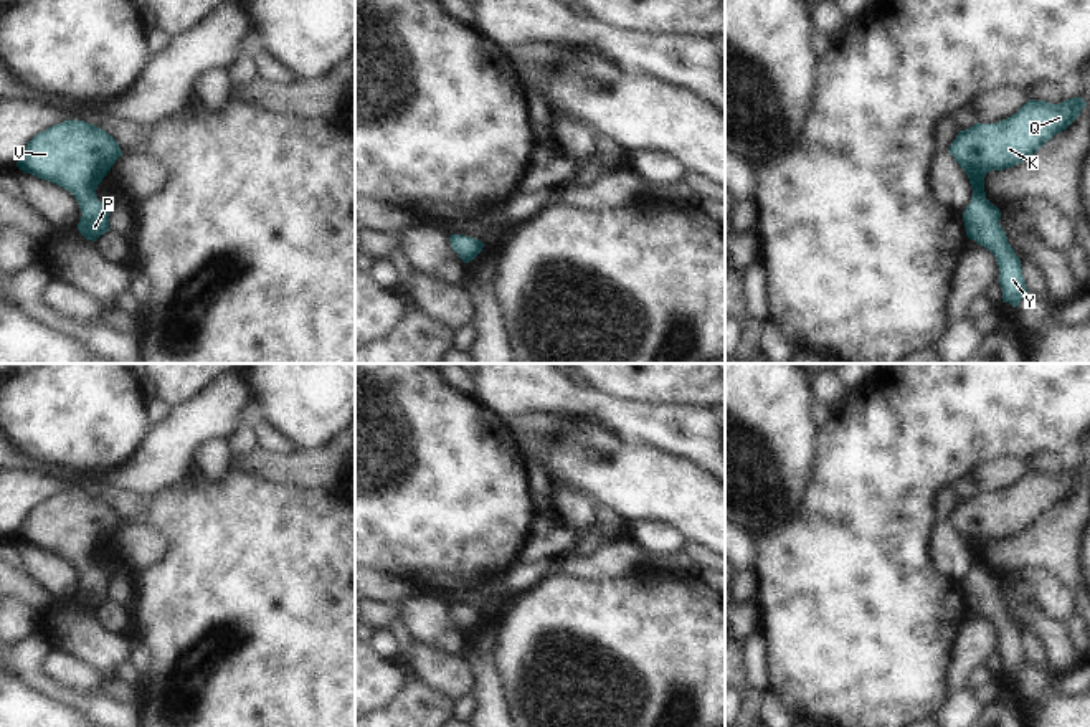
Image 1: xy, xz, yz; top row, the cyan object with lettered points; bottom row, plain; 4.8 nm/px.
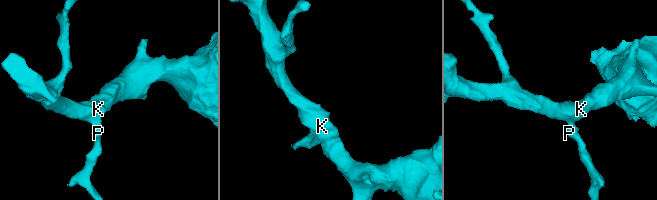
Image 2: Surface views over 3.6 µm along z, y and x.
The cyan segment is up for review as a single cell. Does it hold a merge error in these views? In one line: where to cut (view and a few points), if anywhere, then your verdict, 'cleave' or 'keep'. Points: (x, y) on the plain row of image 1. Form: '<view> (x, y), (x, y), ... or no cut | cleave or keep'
no cut | keep

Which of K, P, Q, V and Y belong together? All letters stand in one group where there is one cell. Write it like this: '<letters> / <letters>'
K P Q V Y

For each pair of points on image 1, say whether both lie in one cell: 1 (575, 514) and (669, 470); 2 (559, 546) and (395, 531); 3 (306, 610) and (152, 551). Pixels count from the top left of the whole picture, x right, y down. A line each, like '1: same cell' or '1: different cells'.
1: different cells
2: different cells
3: different cells

